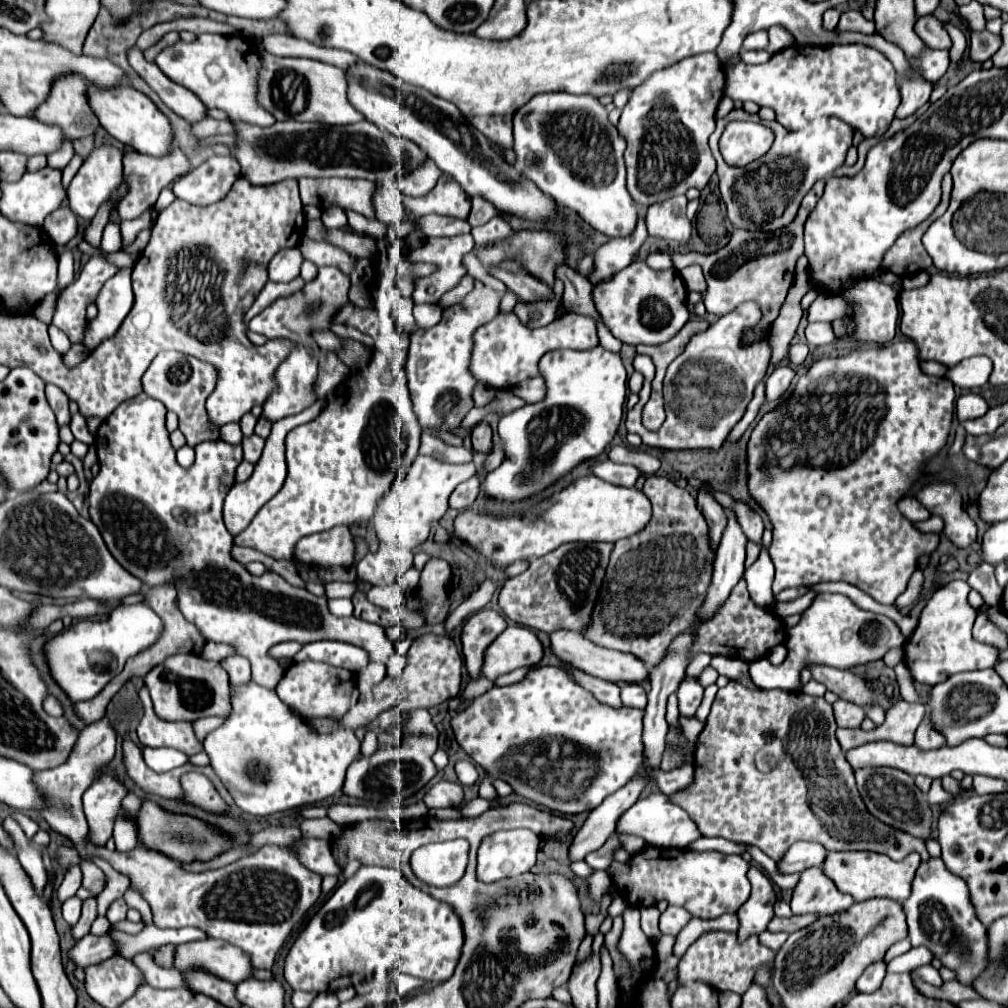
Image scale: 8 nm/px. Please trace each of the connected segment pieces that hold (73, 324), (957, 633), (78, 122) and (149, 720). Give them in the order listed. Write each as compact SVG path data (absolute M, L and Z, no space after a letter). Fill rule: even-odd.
M91 256L89 262L83 266L79 278L57 298L51 324L61 328L69 336L71 344L83 342L83 334L87 328L85 310L89 304L95 302L99 290L109 278L115 276L115 272L119 272L119 268L105 256Z
M953 580L945 586L941 586L925 604L925 608L919 614L919 626L915 628L913 636L905 642L905 662L907 668L913 674L915 682L925 682L935 686L937 682L945 682L947 678L951 678L957 672L965 672L965 670L981 670L981 668L989 668L997 664L997 648L981 644L977 640L973 640L971 636L971 628L973 622L977 618L977 610L971 608L971 604L967 602L967 594L969 594L969 584L965 580Z
M81 76L59 78L49 98L35 110L35 118L47 124L59 124L69 138L87 138L97 132L99 118L89 106L89 86Z
M143 688L139 692L139 698L141 698L145 714L137 726L137 736L143 746L151 746L151 748L169 746L169 748L181 750L187 756L203 750L201 742L197 742L197 738L193 734L191 722L163 722L163 720L159 720L153 712L147 688Z

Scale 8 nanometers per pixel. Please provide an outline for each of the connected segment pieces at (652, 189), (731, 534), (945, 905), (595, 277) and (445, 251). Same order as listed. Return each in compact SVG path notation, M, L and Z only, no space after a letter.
M713 52L683 58L659 70L643 86L633 90L621 112L617 130L627 142L627 190L641 206L685 194L689 188L703 190L715 172L709 136L715 130L715 110L723 98L725 74Z
M725 510L725 514L727 514L727 526L723 530L717 548L713 582L701 610L703 618L709 618L715 612L715 608L723 604L731 588L739 582L739 578L745 572L745 548L749 540L745 538L739 522L735 522L735 514L731 514L729 510Z
M941 858L921 862L911 896L903 902L903 910L909 924L911 944L931 948L931 952L943 960L943 966L955 970L957 980L969 986L987 964L987 928L975 918L963 878L951 874Z
M639 216L639 224L629 238L609 240L601 248L597 248L597 252L593 254L593 258L595 258L593 272L591 272L591 276L587 276L587 280L591 284L599 284L601 280L607 280L613 274L617 274L619 270L627 268L627 264L637 260L637 254L639 254L641 246L645 244L645 240L647 240L647 230L645 230L643 216Z
M471 234L455 236L455 238L429 238L423 248L411 250L409 260L411 262L431 262L437 264L437 272L419 278L415 282L413 300L419 302L439 302L439 298L451 290L463 276L465 268L461 264L461 258L473 250L473 238Z

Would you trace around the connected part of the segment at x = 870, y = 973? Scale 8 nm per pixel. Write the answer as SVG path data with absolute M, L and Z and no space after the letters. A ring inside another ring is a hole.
M879 960L879 962L871 964L861 974L861 978L857 980L857 990L859 992L875 992L875 990L879 990L885 974L887 974L887 962L885 960Z

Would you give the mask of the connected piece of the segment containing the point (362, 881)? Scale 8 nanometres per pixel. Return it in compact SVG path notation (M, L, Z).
M361 866L353 878L345 880L331 894L331 898L321 906L321 910L311 918L311 922L295 940L285 958L285 980L293 990L319 994L355 986L355 982L361 982L367 974L375 974L377 970L389 972L399 968L403 974L439 984L451 978L461 954L461 946L461 922L451 906L411 886L397 868Z

